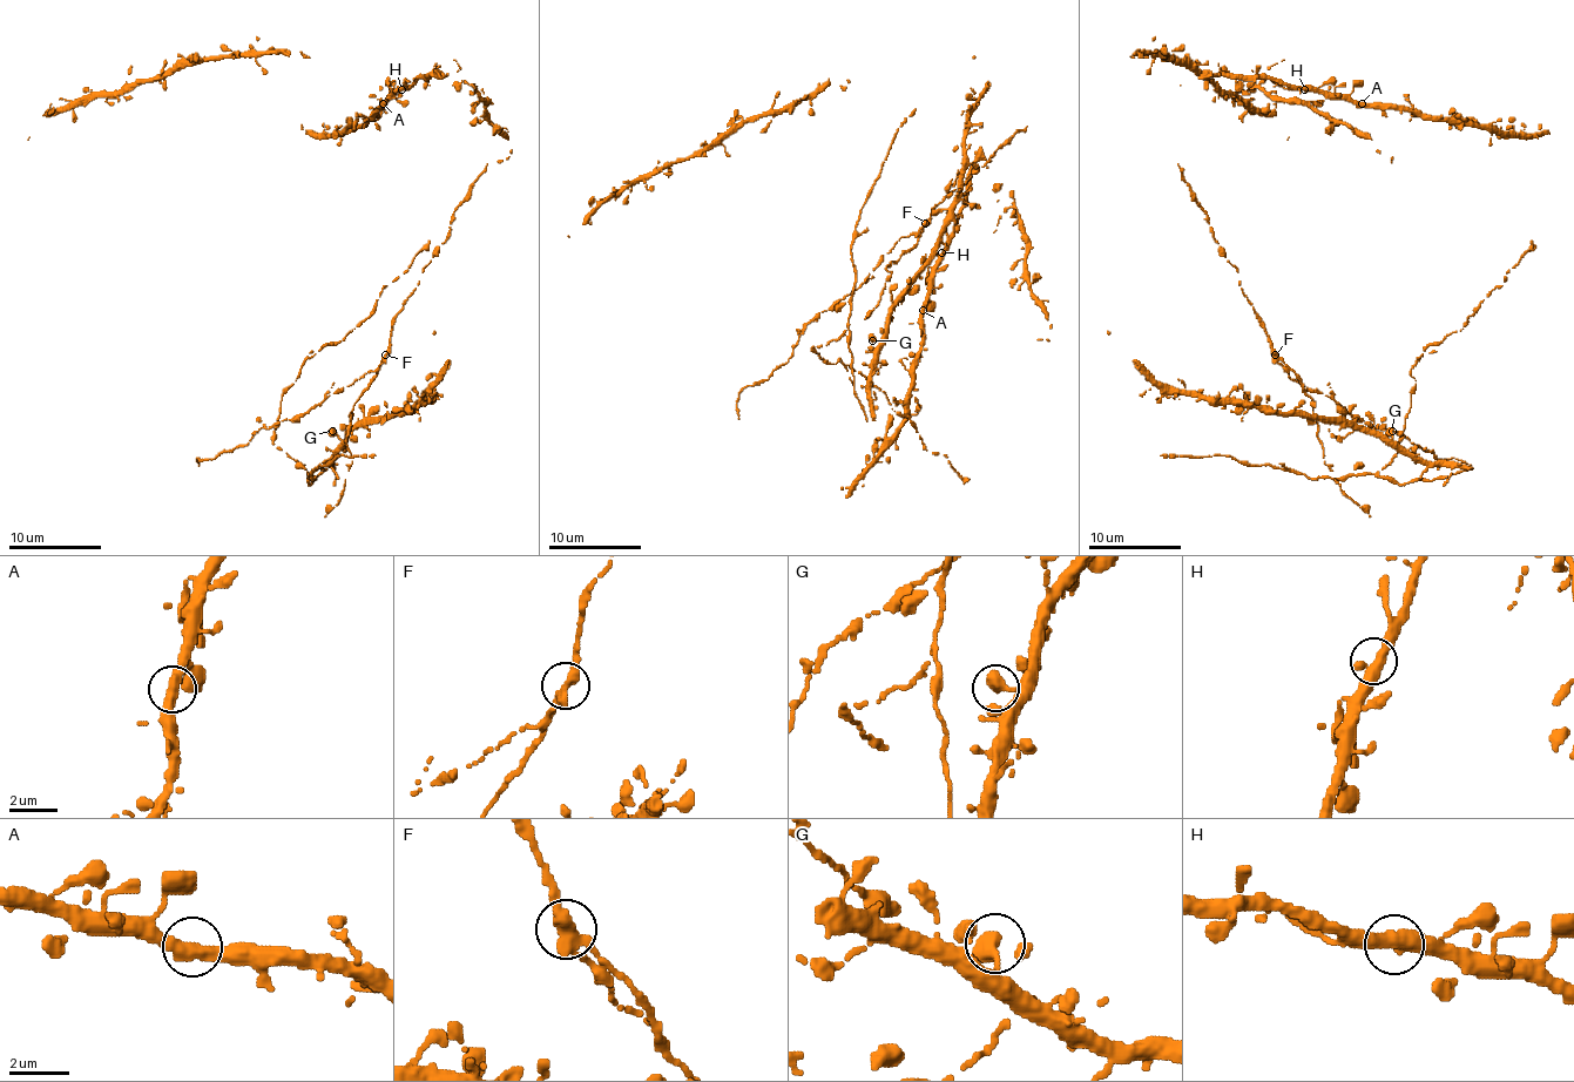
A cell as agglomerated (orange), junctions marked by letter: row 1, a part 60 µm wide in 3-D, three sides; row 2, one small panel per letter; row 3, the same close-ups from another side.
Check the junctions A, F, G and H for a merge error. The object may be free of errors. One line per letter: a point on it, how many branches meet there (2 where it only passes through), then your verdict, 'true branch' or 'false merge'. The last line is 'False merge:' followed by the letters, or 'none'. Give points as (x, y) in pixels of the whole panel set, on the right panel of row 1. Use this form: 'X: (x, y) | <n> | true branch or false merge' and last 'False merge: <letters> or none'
A: (1362, 103) | 2 | true branch
F: (1275, 354) | 2 | false merge
G: (1392, 431) | 2 | true branch
H: (1304, 89) | 2 | true branch
False merge: F

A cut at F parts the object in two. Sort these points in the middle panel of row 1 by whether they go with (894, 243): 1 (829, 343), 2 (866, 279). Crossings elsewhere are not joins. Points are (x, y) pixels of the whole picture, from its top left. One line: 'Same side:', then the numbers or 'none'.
Same side: 2

